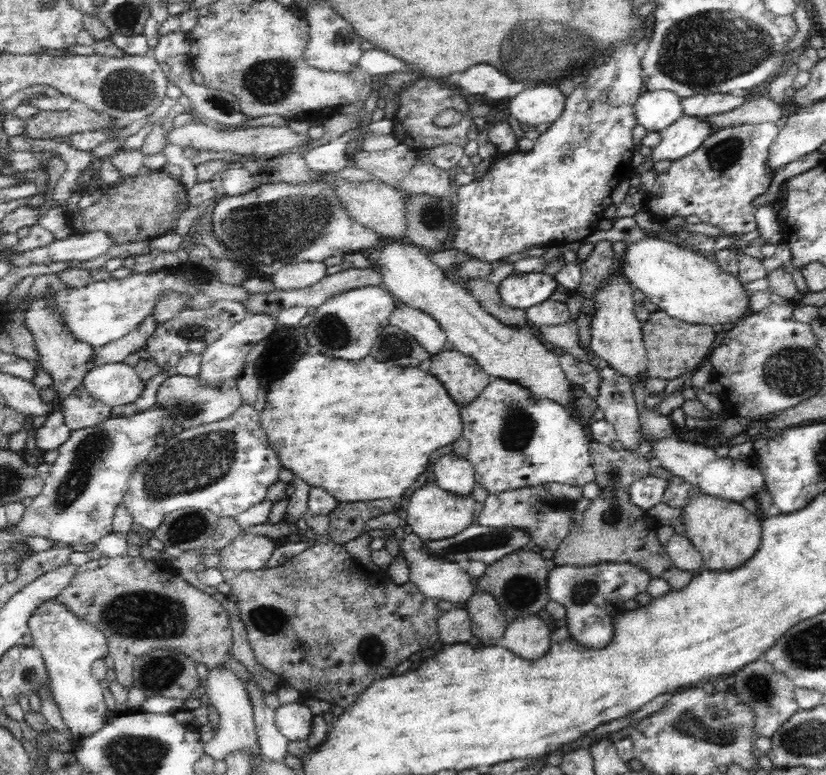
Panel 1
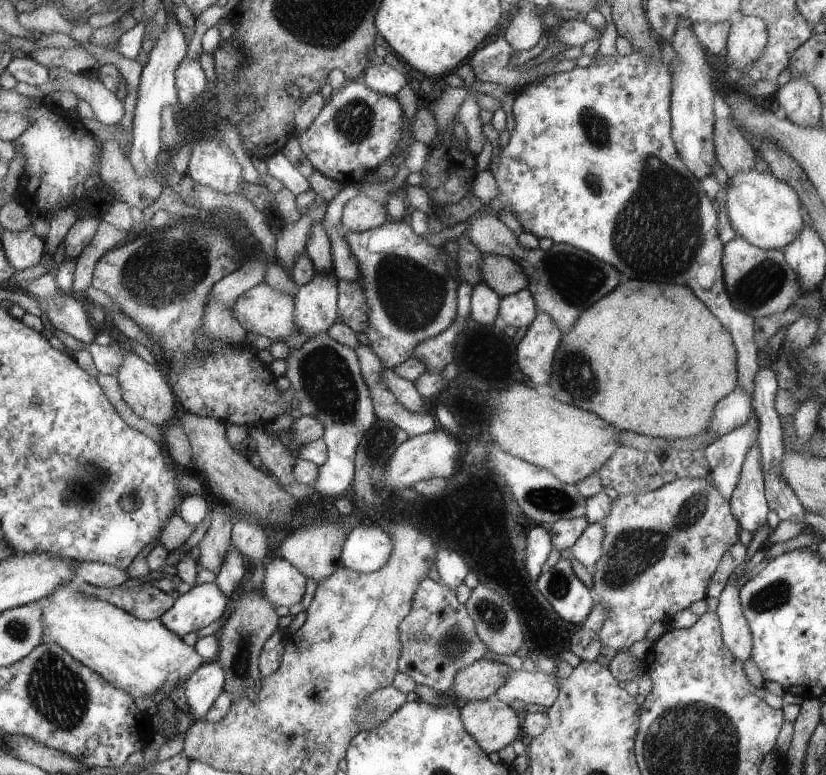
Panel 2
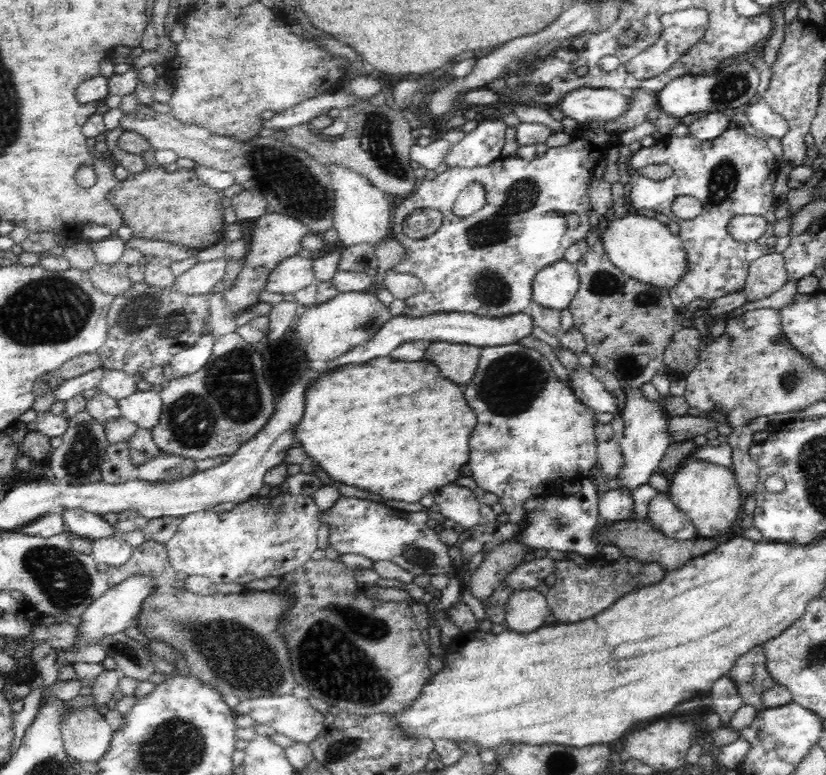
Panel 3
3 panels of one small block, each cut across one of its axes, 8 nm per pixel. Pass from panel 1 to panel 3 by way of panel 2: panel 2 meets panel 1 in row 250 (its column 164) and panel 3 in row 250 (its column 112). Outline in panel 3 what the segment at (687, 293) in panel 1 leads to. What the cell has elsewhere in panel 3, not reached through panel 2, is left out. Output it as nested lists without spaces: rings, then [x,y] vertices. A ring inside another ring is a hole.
[[[641,214],[614,220],[603,232],[601,246],[615,267],[621,268],[622,272],[637,281],[658,288],[674,288],[688,266],[688,262],[685,262],[685,246],[679,235],[672,234],[667,225],[654,217],[646,218]]]

